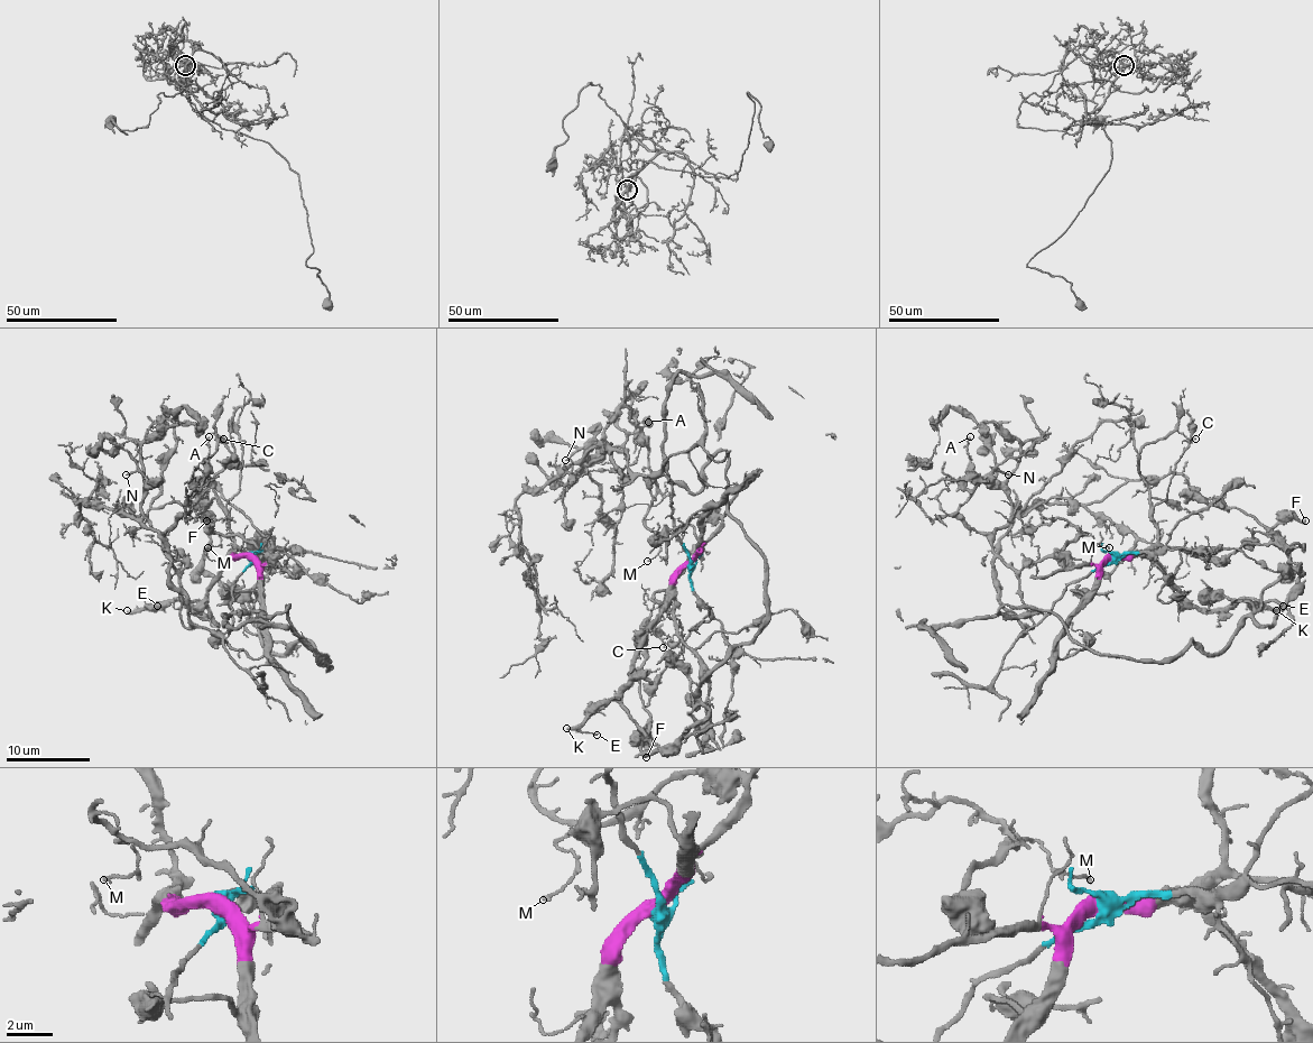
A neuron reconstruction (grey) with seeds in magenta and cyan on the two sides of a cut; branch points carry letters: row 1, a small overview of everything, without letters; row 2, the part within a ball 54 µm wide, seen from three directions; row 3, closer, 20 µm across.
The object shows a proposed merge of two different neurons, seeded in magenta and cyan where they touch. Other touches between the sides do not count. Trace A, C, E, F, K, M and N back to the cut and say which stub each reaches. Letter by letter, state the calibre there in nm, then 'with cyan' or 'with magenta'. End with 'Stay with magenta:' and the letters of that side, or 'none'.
A: calibre 100 nm; with cyan
C: calibre 120 nm; with magenta
E: calibre 140 nm; with magenta
F: calibre 320 nm; with magenta
K: calibre 320 nm; with magenta
M: calibre 130 nm; with magenta
N: calibre 130 nm; with cyan
Stay with magenta: C, E, F, K, M

